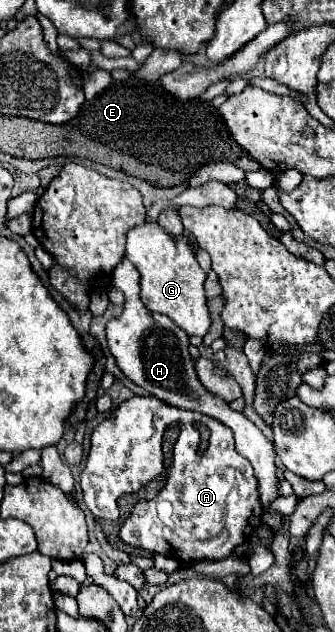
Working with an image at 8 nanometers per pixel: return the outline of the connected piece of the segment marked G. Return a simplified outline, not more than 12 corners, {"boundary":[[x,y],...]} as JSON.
{"boundary":[[157,221],[127,233],[147,309],[203,337],[211,319],[193,243]]}

